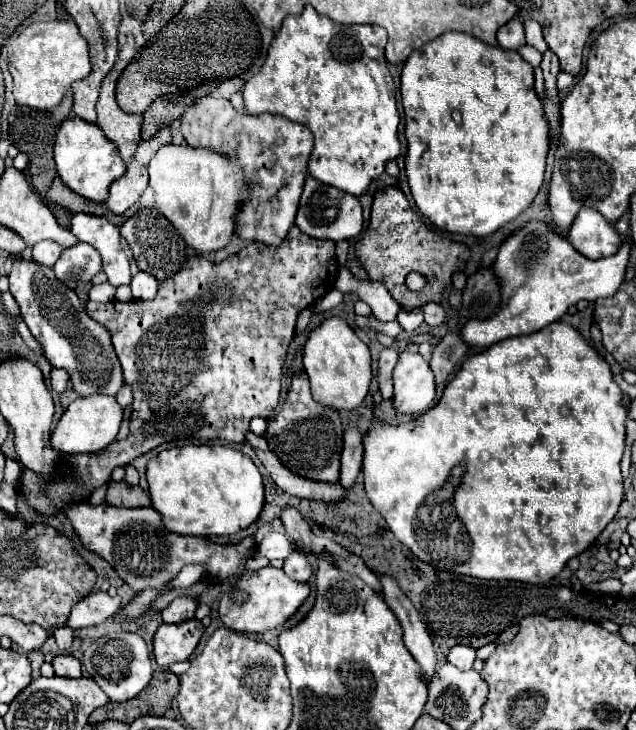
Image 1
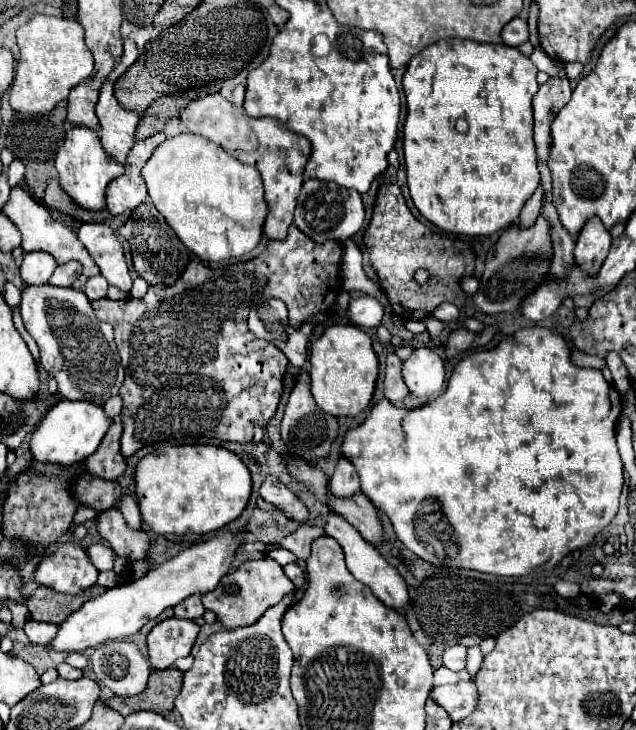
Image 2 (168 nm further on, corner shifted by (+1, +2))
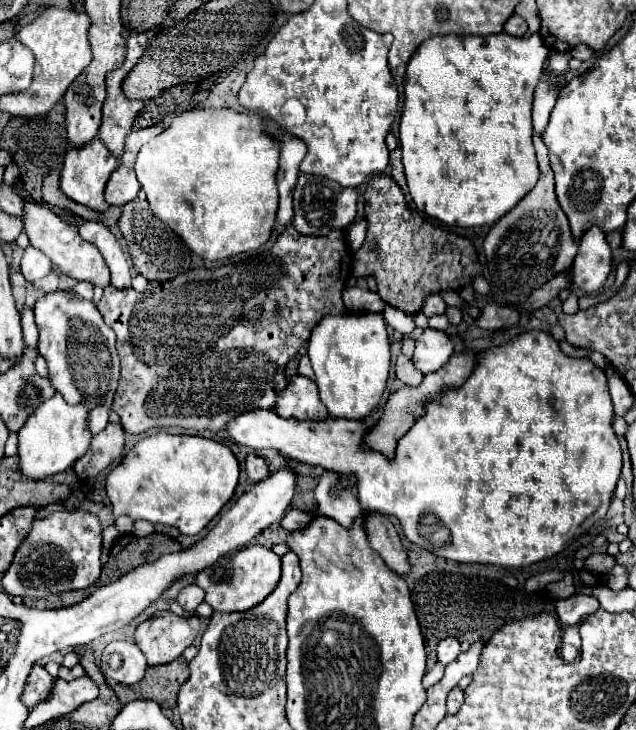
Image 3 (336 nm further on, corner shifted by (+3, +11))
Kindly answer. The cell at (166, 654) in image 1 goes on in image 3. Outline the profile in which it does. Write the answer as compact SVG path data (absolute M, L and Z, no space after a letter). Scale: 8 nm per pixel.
M156 612L152 618L138 624L134 642L144 652L148 666L168 664L176 660L198 636L198 616L176 616L174 612Z

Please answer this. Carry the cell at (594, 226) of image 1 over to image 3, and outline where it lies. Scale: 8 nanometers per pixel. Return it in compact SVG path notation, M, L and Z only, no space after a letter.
M590 228L578 242L578 254L572 264L572 280L584 292L596 292L604 286L612 270L612 250L600 228Z

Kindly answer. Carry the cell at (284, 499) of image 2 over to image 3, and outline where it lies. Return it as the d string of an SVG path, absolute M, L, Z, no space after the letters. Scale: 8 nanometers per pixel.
M248 454L246 456L246 474L254 482L264 480L270 474L268 466L266 466L266 460L262 456L258 456L258 454Z

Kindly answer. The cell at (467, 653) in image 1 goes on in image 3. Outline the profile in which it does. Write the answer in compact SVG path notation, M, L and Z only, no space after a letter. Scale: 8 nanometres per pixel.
M444 638L438 642L436 652L438 652L438 662L450 664L460 654L460 642L456 638Z

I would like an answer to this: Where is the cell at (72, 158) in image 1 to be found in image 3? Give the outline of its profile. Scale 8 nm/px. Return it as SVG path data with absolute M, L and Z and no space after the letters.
M92 140L90 144L82 146L82 148L70 148L66 152L64 158L64 166L62 166L62 174L60 174L60 190L74 202L88 206L96 212L104 212L108 208L108 202L104 200L104 188L106 182L110 178L110 174L118 168L118 160L108 152L108 148L104 148L104 144L100 140Z

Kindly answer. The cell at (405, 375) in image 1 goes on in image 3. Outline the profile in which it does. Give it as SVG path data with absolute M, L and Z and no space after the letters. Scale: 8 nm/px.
M418 312L414 315L416 326L424 329L422 336L416 340L416 350L412 356L414 366L422 372L422 374L430 374L440 370L448 358L454 352L454 344L452 340L440 332L440 330L432 330L429 327L427 318Z

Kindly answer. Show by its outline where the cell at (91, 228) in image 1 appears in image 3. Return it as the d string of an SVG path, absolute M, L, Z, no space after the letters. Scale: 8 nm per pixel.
M84 222L80 228L80 236L88 242L92 242L100 254L104 256L110 274L112 274L112 286L116 288L130 288L130 266L128 260L118 244L118 240L114 238L114 234L100 222Z

